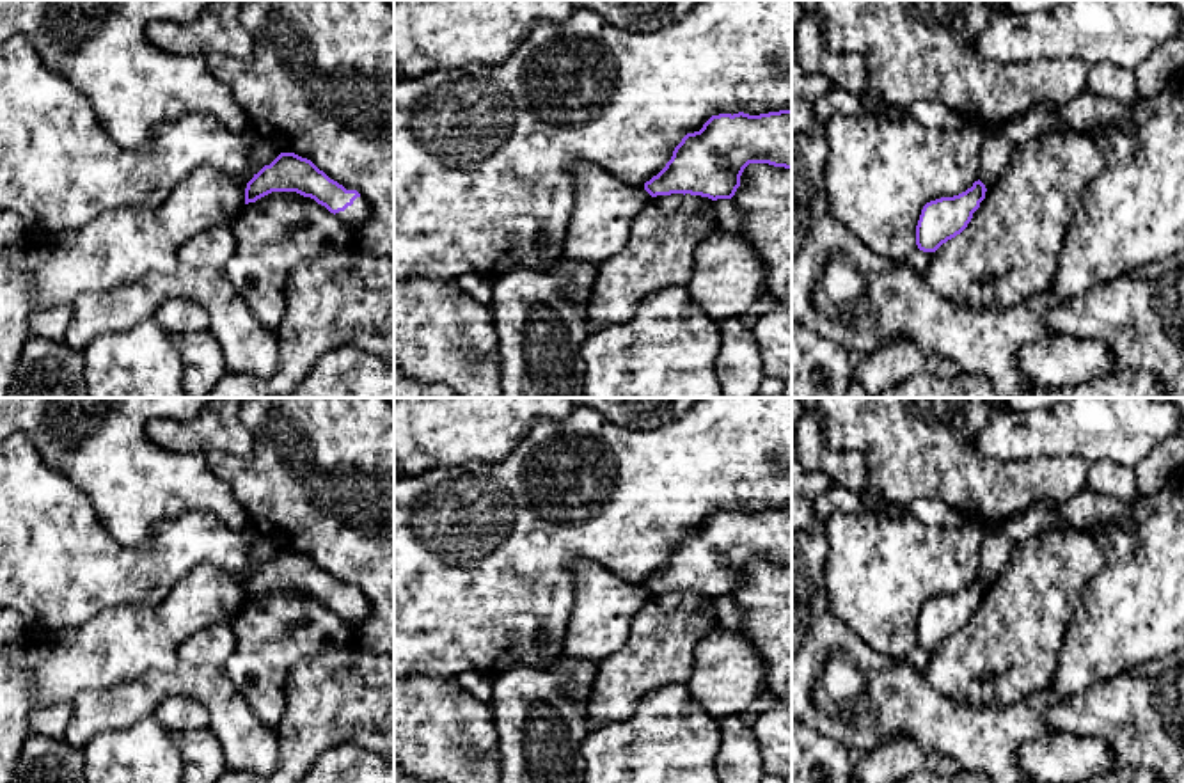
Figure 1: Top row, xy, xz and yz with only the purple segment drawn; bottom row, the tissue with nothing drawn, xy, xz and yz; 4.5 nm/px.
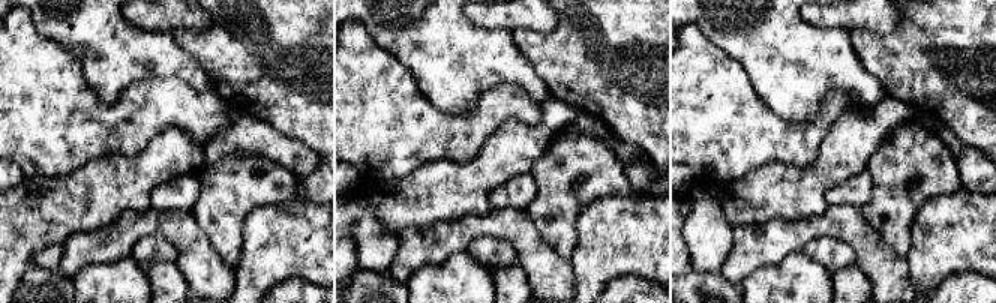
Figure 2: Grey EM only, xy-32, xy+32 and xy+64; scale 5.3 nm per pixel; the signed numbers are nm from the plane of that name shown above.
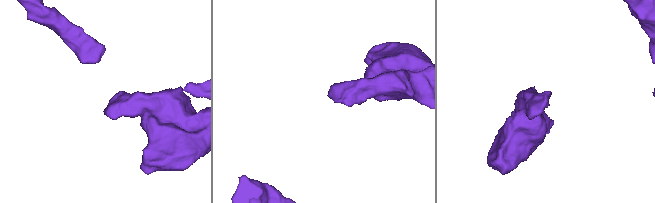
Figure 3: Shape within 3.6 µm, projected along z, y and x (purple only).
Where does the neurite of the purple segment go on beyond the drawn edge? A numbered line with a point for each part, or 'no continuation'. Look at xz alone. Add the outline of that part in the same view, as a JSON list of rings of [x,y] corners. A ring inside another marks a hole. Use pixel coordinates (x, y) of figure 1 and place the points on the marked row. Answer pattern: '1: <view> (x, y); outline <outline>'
no continuation

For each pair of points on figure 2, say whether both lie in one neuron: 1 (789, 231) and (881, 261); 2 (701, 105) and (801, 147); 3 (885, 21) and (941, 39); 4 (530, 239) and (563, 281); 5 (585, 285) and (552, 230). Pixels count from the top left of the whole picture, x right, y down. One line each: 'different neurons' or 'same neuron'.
1: same neuron
2: same neuron
3: different neurons
4: same neuron
5: different neurons

